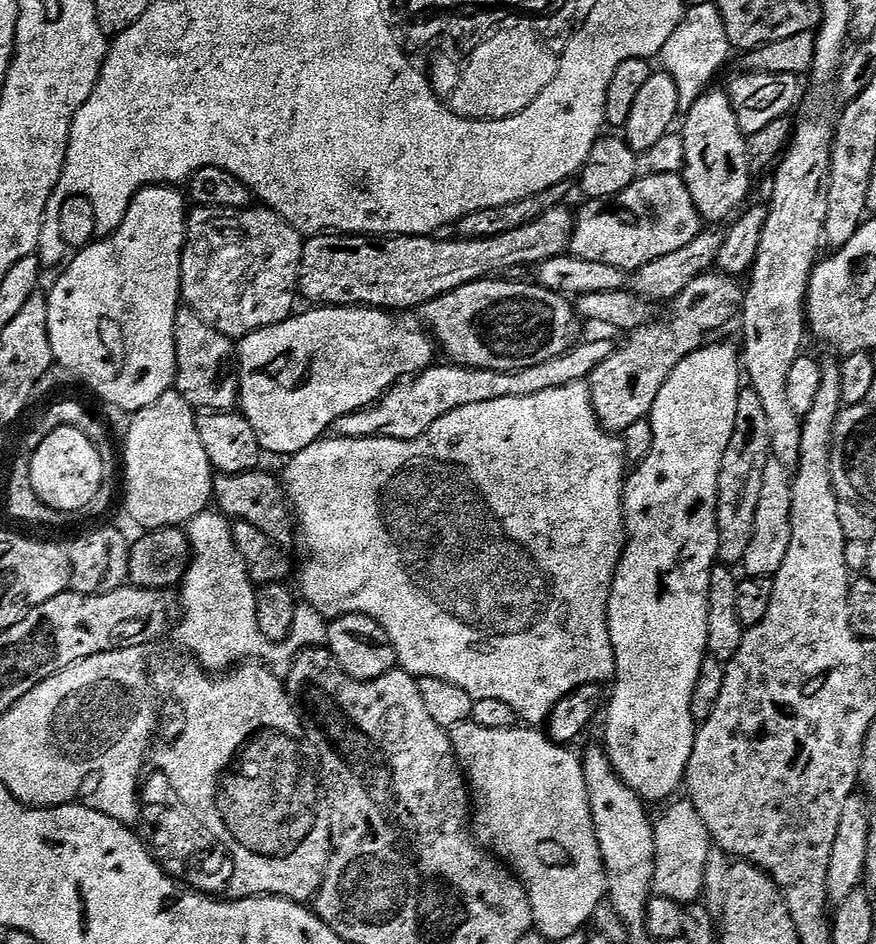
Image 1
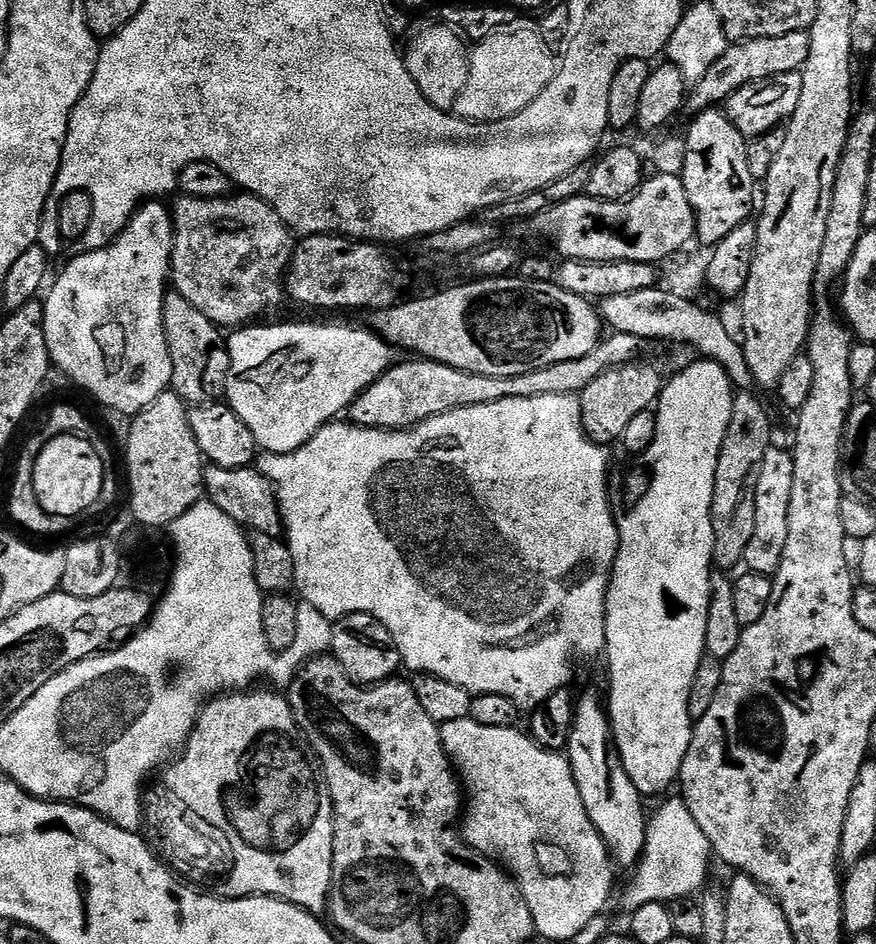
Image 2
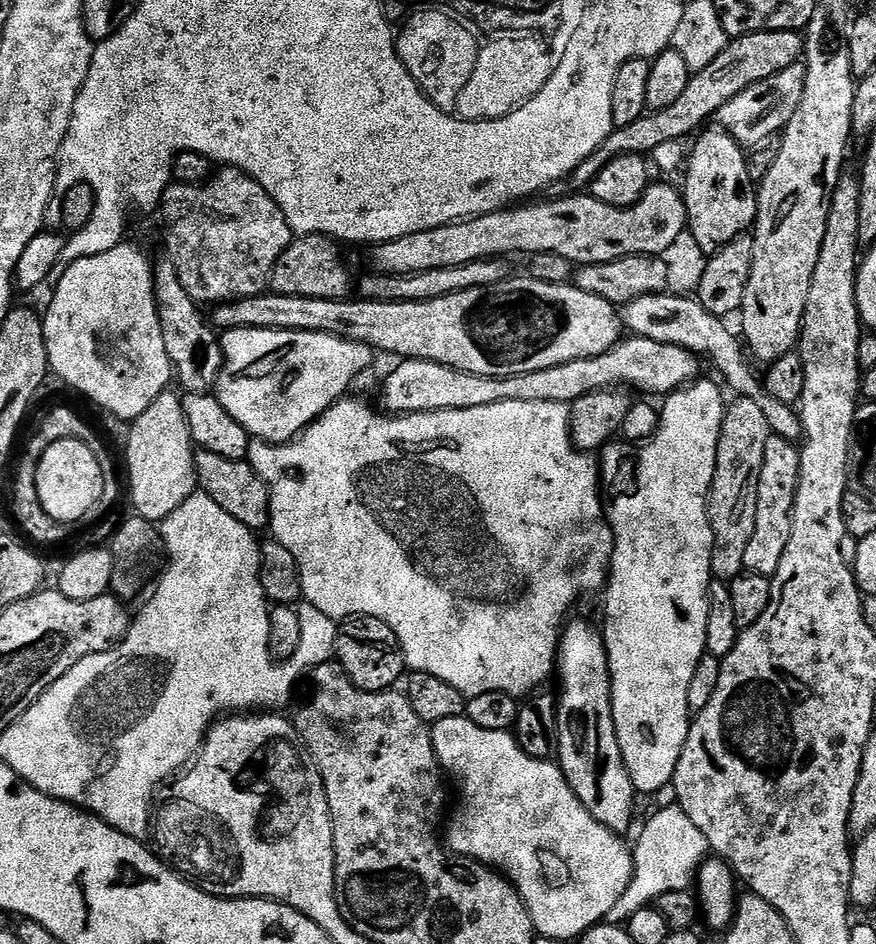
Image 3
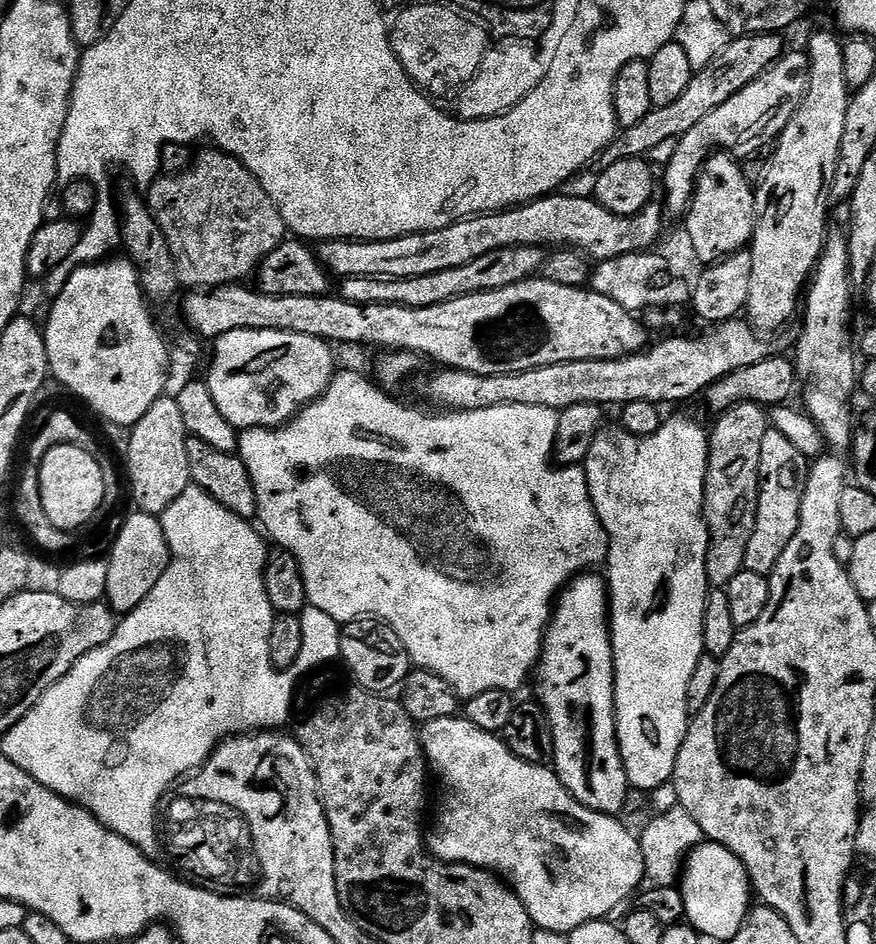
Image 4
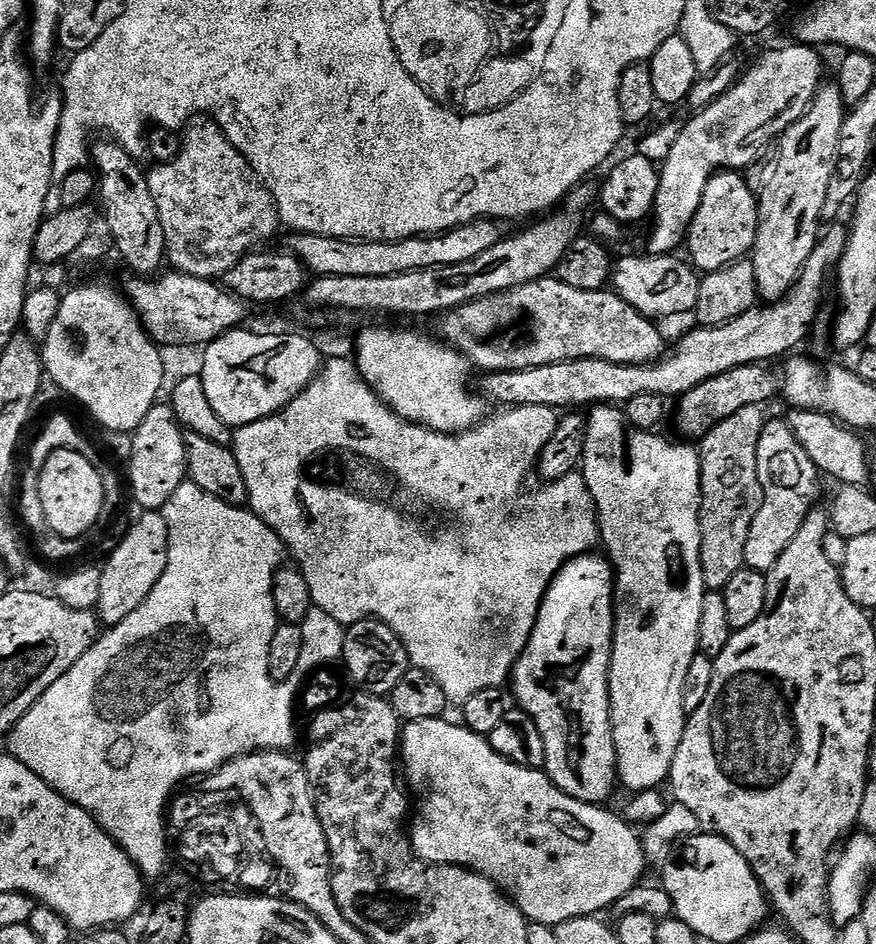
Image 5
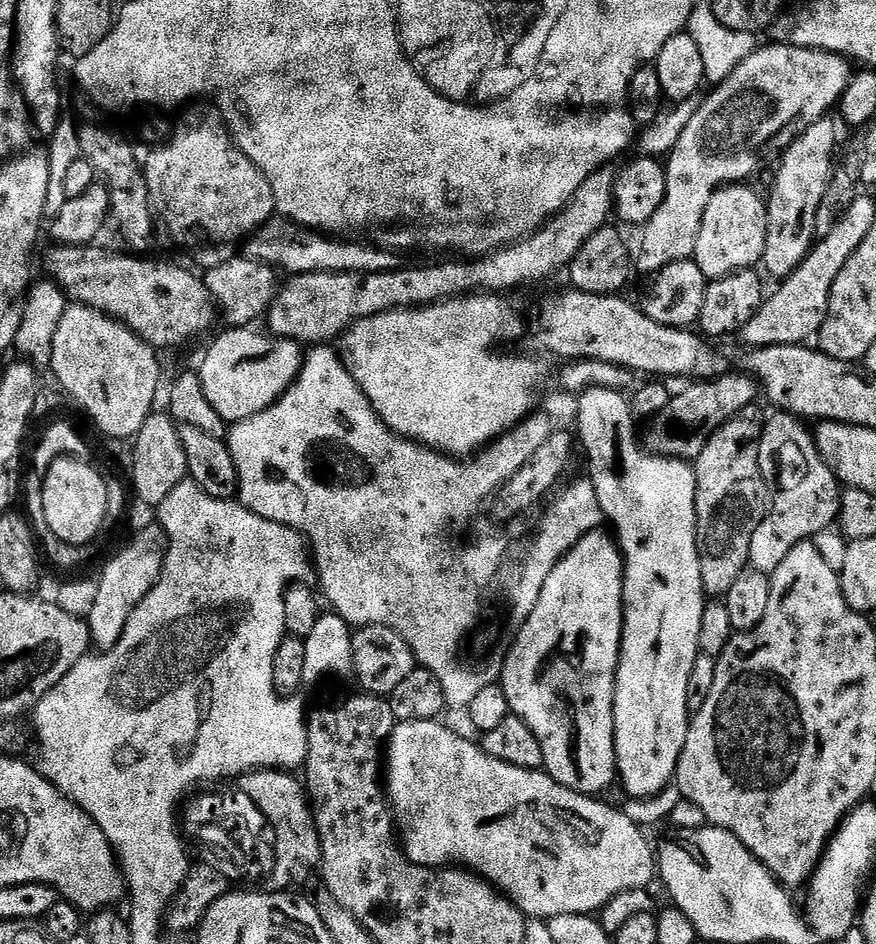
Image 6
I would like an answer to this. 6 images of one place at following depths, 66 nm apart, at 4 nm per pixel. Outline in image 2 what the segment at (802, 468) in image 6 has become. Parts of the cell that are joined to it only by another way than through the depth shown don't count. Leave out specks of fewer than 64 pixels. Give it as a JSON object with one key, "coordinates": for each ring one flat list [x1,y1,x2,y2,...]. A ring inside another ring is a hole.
{"coordinates":[[770,446,766,458,762,458,762,470,758,470,758,486,754,494,754,535,750,537,750,546,746,546,743,567,749,572,775,577,780,569,782,554,786,550,786,538,790,534,790,493,794,491,794,462,787,447]]}

